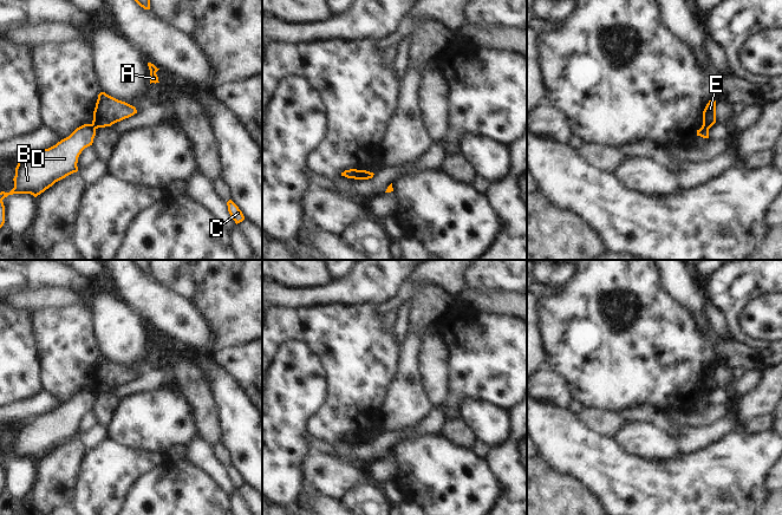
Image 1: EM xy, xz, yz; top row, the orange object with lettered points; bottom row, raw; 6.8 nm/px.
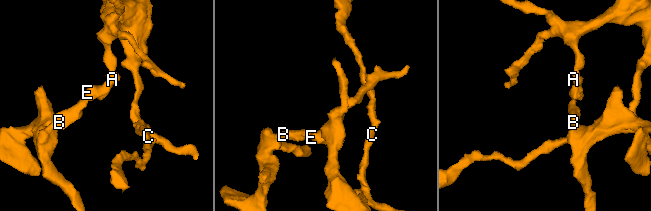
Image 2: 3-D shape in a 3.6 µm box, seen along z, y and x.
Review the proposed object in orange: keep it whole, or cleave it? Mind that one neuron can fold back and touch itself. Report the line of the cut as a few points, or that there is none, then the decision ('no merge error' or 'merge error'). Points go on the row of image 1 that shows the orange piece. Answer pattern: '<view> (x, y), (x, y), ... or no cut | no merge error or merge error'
xz (359, 170), (354, 178) | merge error

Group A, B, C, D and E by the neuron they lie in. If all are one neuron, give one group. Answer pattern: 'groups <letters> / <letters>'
groups A C E / B D

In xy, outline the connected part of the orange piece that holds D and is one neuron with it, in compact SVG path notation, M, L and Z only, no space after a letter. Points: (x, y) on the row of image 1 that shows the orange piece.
M84 124L56 145L19 159L15 168L15 176L13 178L14 188L9 193L0 193L0 228L5 223L5 206L2 202L5 197L13 194L31 194L37 197L56 182L77 172L78 157L85 148L92 145L95 136L96 128L92 124Z

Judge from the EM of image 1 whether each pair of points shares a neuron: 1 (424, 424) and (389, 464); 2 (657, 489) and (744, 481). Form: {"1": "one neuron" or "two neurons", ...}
{"1": "two neurons", "2": "one neuron"}

